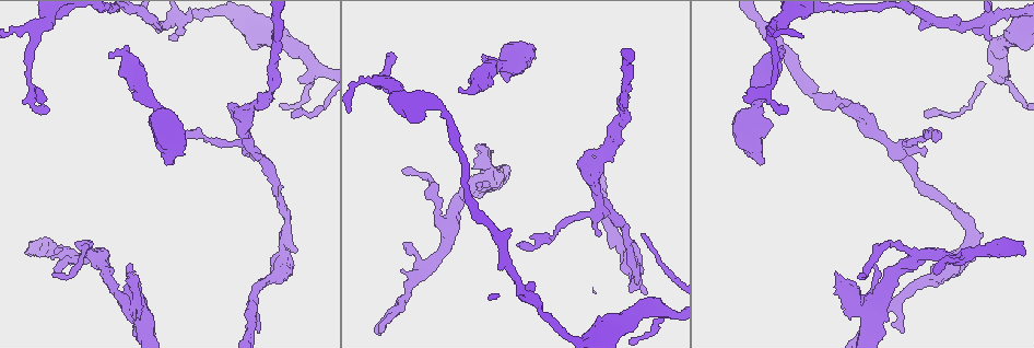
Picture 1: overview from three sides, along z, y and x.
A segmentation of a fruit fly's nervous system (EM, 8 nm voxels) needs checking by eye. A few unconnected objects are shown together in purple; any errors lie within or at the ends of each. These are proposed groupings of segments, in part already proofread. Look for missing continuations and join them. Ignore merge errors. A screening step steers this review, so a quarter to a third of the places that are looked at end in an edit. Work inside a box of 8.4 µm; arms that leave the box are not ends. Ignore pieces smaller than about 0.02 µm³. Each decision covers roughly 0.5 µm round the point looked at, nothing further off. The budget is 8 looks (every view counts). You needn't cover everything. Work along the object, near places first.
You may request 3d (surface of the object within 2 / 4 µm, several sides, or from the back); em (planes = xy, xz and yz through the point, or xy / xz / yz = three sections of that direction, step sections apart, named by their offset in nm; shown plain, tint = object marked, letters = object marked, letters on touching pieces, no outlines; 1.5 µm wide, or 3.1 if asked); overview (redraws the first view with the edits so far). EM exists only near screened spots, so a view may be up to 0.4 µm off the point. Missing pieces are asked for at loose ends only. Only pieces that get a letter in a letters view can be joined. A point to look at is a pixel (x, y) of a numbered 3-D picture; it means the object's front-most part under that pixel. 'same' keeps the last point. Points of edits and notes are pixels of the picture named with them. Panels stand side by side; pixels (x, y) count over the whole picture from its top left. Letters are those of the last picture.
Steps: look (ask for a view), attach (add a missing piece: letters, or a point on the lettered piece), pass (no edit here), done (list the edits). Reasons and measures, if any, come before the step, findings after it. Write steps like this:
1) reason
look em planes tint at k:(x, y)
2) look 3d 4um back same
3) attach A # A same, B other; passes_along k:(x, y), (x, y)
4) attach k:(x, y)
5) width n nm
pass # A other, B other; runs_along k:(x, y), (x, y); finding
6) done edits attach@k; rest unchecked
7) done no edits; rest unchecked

thick end
look 3d 4um at 1:(491, 151)

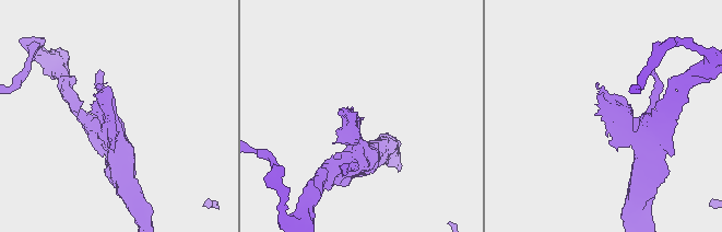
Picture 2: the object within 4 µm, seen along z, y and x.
need the tissue
look em planes letters at 2:(117, 133)

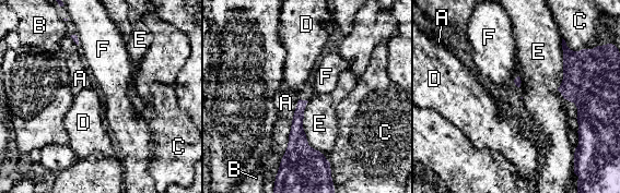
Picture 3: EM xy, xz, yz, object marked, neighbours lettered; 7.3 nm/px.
longest_contact A 500 nm
pass # A other, B other, C other, D other, E other, F other; runs_along 3:(301, 103), (297, 146), (307, 159); none of them fits

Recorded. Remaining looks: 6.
free end
look em xy step 8 tint at 1:(933, 269)

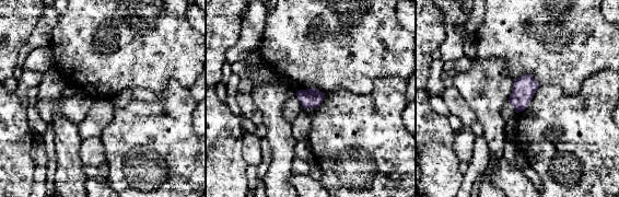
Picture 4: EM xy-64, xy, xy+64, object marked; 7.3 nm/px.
look em planes tint same

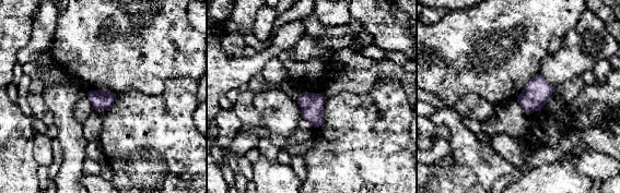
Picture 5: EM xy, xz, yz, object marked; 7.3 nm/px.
what lies round it
look em planes letters same

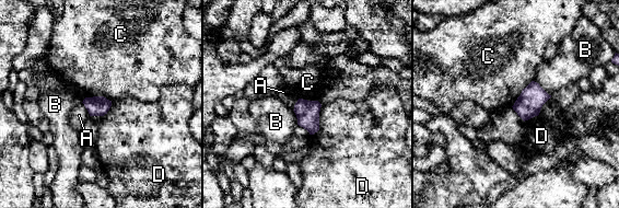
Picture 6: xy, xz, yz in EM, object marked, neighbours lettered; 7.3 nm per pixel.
longest_contact D 240 nm
pass # A other, B other, C other, D other; border 6:(84, 97), (105, 96), (112, 101); no lettered piece goes on from it

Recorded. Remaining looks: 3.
an open end
look em planes letters at 1:(858, 103)

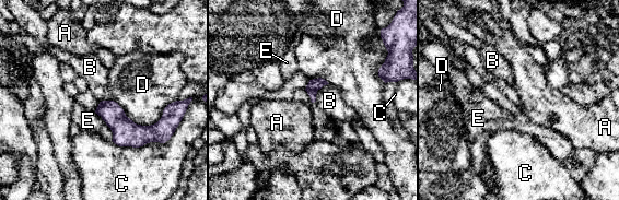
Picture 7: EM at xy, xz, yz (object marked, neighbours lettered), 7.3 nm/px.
pass # A other, B other, C other, D other, E other; border 7:(328, 83), (317, 91), (315, 101); none of them fits

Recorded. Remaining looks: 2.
done no edits; rest unchecked

